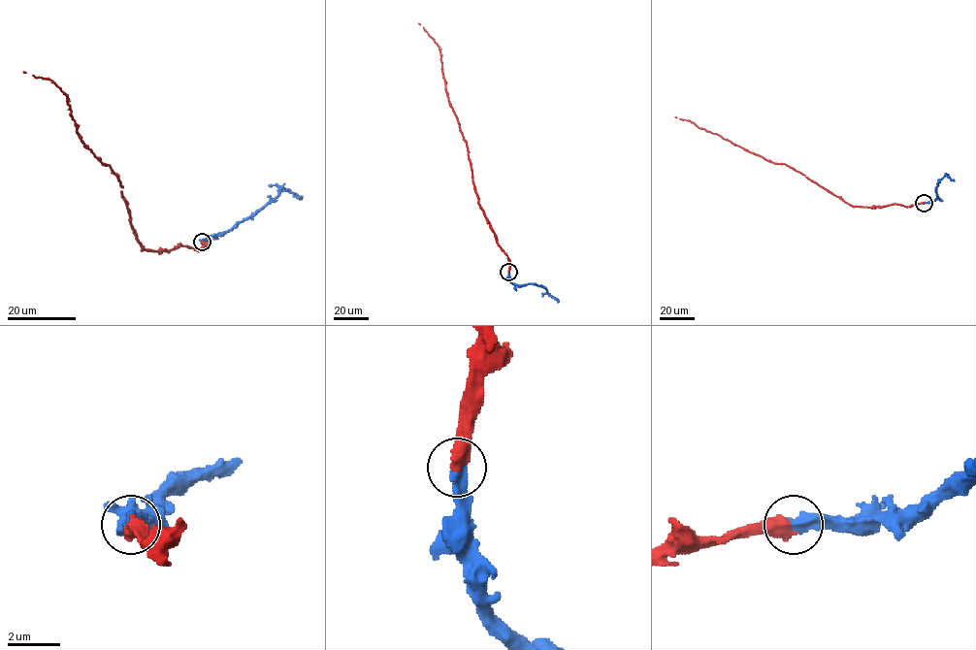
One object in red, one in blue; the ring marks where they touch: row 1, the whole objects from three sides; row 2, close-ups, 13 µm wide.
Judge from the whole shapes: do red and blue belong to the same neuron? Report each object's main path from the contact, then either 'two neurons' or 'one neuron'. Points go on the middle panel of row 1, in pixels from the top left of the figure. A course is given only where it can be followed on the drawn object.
course red (508, 272), (507, 255), (497, 242), (478, 203), (466, 142), (445, 88), (439, 47), (418, 22); course blue (508, 272), (513, 283), (541, 285), (558, 303); one neuron

